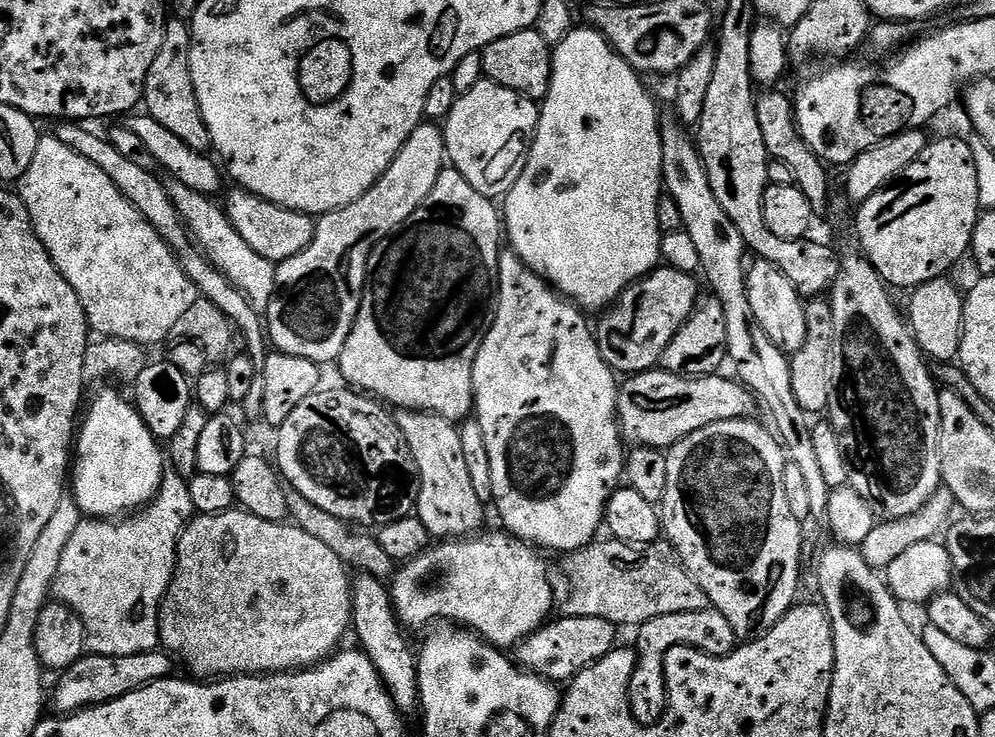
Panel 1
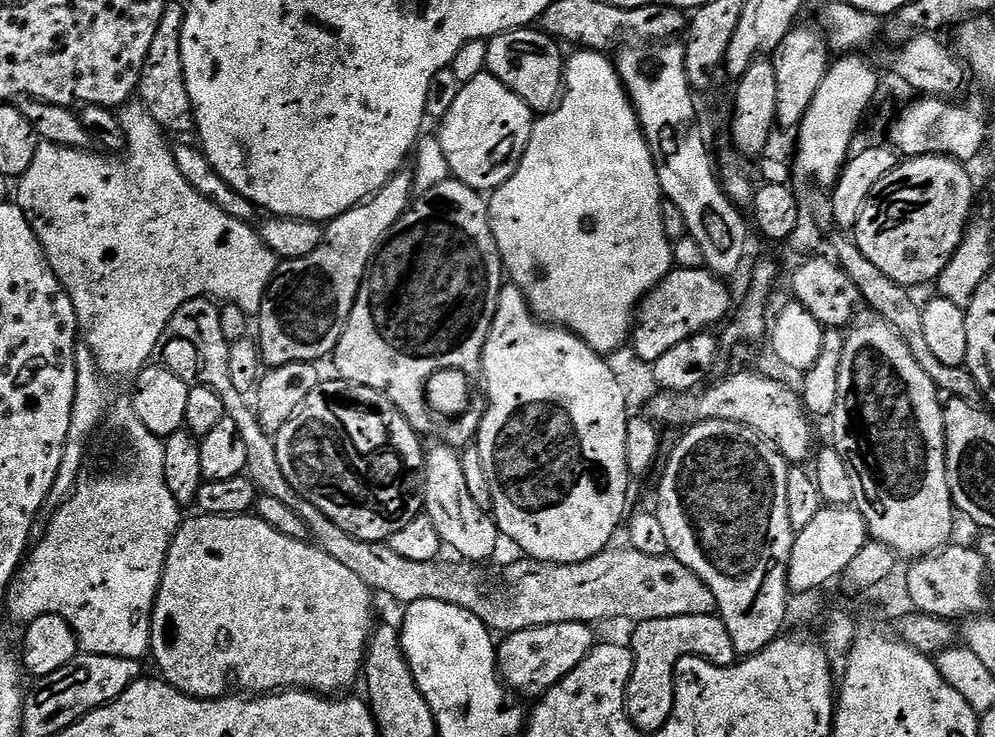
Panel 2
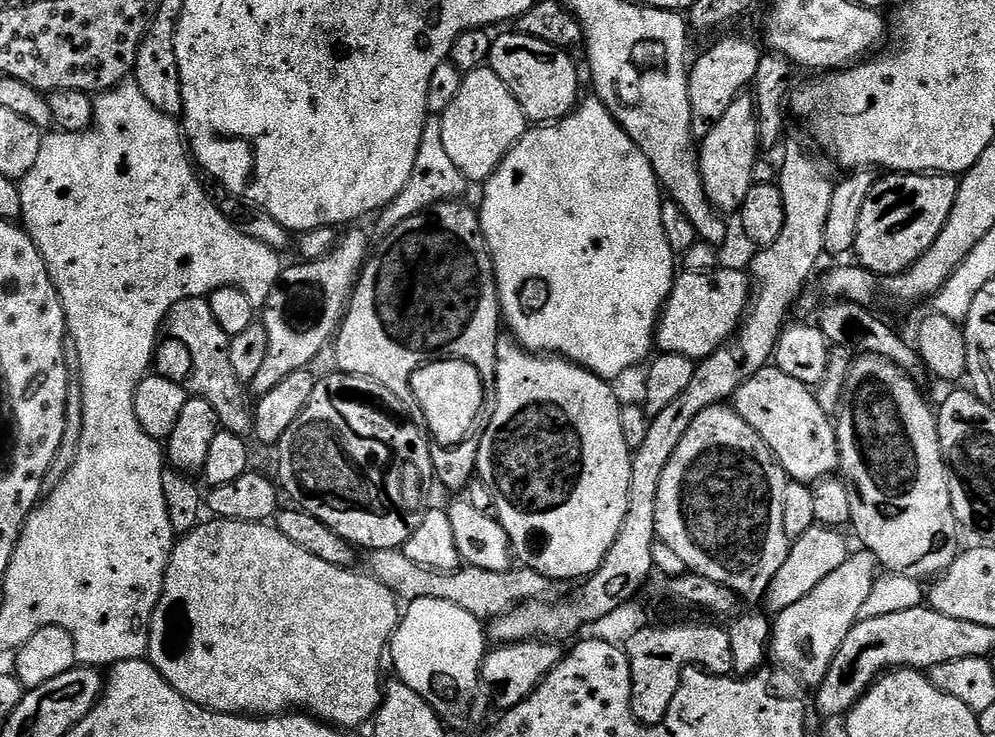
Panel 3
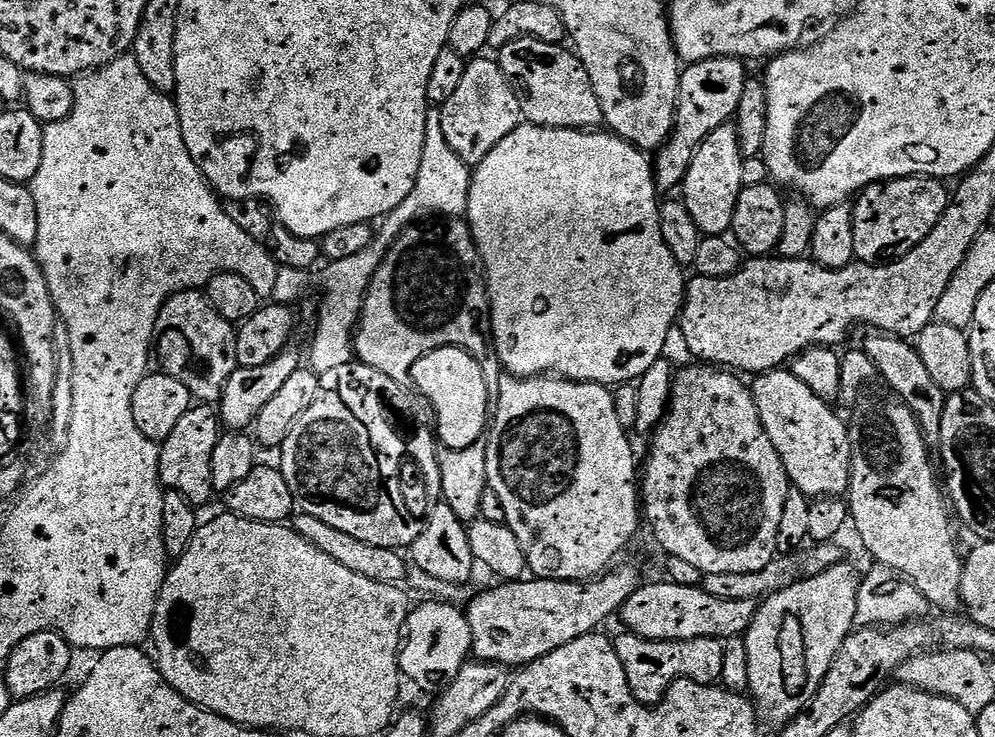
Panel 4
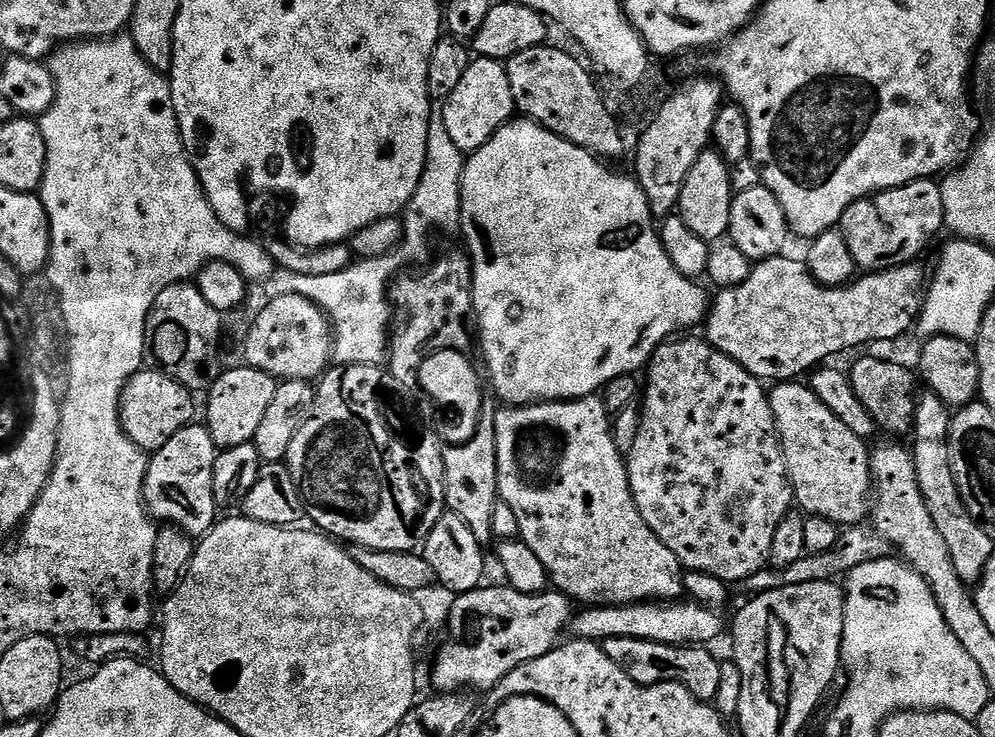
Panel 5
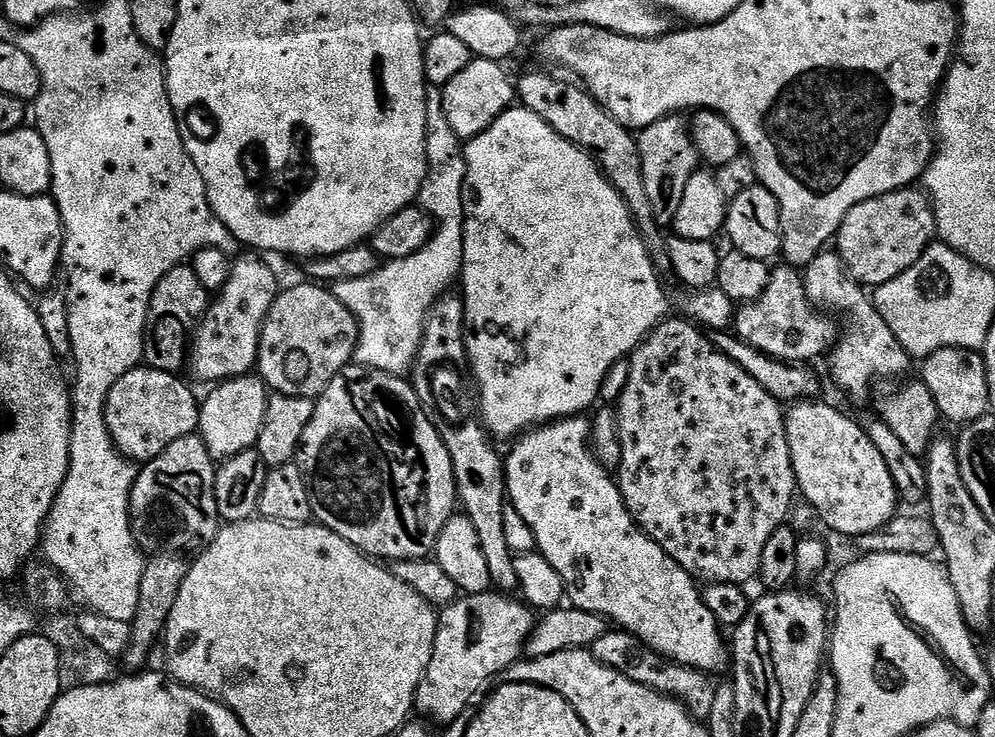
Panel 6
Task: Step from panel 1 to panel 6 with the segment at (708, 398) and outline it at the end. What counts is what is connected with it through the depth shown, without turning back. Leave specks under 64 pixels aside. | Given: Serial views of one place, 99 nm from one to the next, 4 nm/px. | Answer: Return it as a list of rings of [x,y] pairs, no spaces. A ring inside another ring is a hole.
[[[820,402],[793,403],[784,417],[796,487],[804,495],[803,503],[810,505],[819,523],[821,520],[830,531],[849,538],[865,536],[897,515],[894,478],[878,454],[878,446],[865,434],[863,423],[855,424],[846,413],[816,403]]]

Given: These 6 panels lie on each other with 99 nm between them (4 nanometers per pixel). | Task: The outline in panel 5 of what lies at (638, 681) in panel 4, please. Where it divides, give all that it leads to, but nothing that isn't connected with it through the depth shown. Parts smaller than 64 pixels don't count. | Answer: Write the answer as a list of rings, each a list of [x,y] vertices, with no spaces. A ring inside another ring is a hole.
[[[606,638],[602,641],[604,652],[634,682],[639,684],[665,684],[674,682],[686,686],[694,698],[705,702],[715,701],[718,694],[718,678],[722,675],[721,661],[704,646],[677,646],[674,644],[659,644],[653,640],[639,640],[638,638]]]

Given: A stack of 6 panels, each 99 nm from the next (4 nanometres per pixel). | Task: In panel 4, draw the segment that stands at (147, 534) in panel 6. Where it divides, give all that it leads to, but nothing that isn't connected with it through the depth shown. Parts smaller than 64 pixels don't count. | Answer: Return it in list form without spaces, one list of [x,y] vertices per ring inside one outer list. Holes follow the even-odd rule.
[[[193,406],[182,419],[170,438],[160,444],[160,483],[165,489],[181,492],[193,506],[201,506],[214,496],[210,478],[210,458],[214,458],[214,446],[218,446],[222,425],[217,409],[212,406]]]

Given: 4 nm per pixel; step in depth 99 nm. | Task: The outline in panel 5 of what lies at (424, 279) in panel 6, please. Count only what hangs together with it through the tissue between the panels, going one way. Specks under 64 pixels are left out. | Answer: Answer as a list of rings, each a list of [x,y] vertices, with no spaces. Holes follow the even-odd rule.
[[[433,111],[426,142],[426,166],[418,182],[418,190],[414,190],[414,198],[410,198],[402,213],[404,238],[400,247],[389,256],[356,260],[346,270],[338,270],[338,274],[315,278],[273,267],[270,278],[262,284],[265,297],[298,294],[319,306],[332,326],[332,351],[337,365],[383,365],[389,355],[390,329],[394,324],[390,285],[401,270],[407,269],[404,268],[407,264],[416,264],[427,254],[432,232],[452,232],[460,228],[460,187],[465,163],[465,153],[454,146],[450,133],[446,131],[443,111]]]

